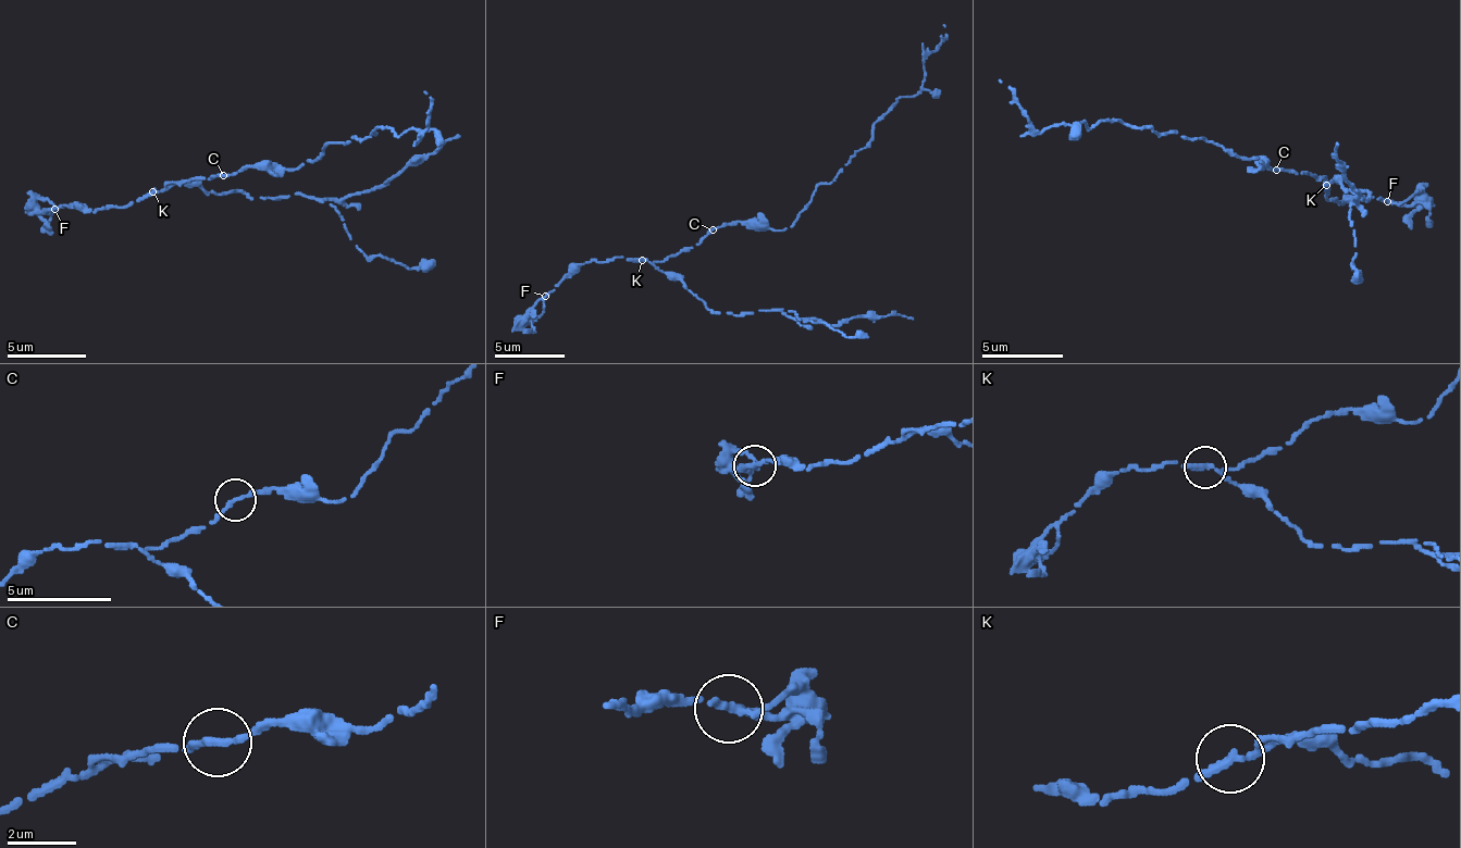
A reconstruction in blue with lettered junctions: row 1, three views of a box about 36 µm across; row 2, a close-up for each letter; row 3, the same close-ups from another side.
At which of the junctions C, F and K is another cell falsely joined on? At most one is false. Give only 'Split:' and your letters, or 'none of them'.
Split: K

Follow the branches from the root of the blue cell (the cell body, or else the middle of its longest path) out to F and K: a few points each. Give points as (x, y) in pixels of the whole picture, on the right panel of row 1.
F: (1275, 170), (1324, 175), (1329, 189), (1326, 194), (1333, 201), (1382, 198), (1387, 201)
K: (1275, 170), (1324, 175), (1327, 186)

